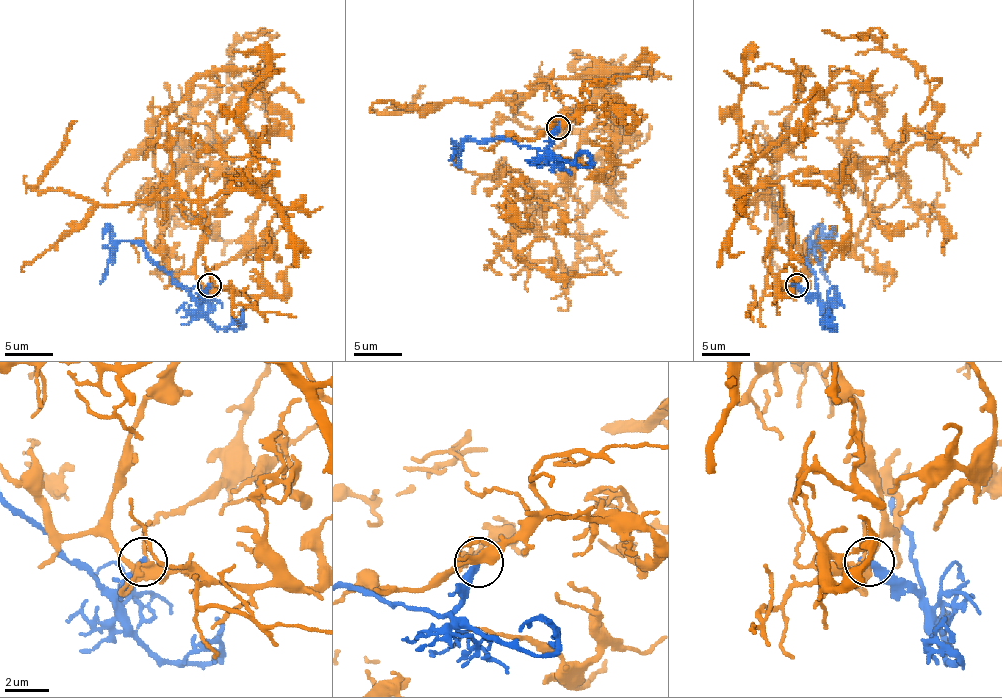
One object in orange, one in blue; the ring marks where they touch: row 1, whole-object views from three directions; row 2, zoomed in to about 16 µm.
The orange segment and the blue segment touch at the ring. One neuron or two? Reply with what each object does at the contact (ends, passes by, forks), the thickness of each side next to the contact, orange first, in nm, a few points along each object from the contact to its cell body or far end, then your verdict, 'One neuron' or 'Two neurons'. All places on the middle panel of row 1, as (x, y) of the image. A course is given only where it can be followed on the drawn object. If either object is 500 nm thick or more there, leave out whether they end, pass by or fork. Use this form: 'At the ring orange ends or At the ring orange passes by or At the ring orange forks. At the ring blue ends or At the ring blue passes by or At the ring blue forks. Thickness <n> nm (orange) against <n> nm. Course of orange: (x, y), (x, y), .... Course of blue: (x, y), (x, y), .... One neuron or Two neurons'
At the ring orange forks. At the ring blue ends. Thickness 360 nm (orange) against 320 nm. Course of orange: (558, 126), (589, 107), (596, 114), (537, 229), (568, 267), (582, 260), (577, 215), (620, 153). Course of blue: (558, 126), (539, 150), (503, 138), (465, 141), (448, 160). Two neurons

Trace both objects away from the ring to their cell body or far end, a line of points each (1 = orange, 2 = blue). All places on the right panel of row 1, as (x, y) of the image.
1: (796, 286), (803, 255), (777, 183), (901, 157), (937, 114), (927, 76), (906, 59), (822, 30)
2: (796, 286), (817, 298), (820, 295), (808, 262), (810, 240), (810, 250), (829, 283)

